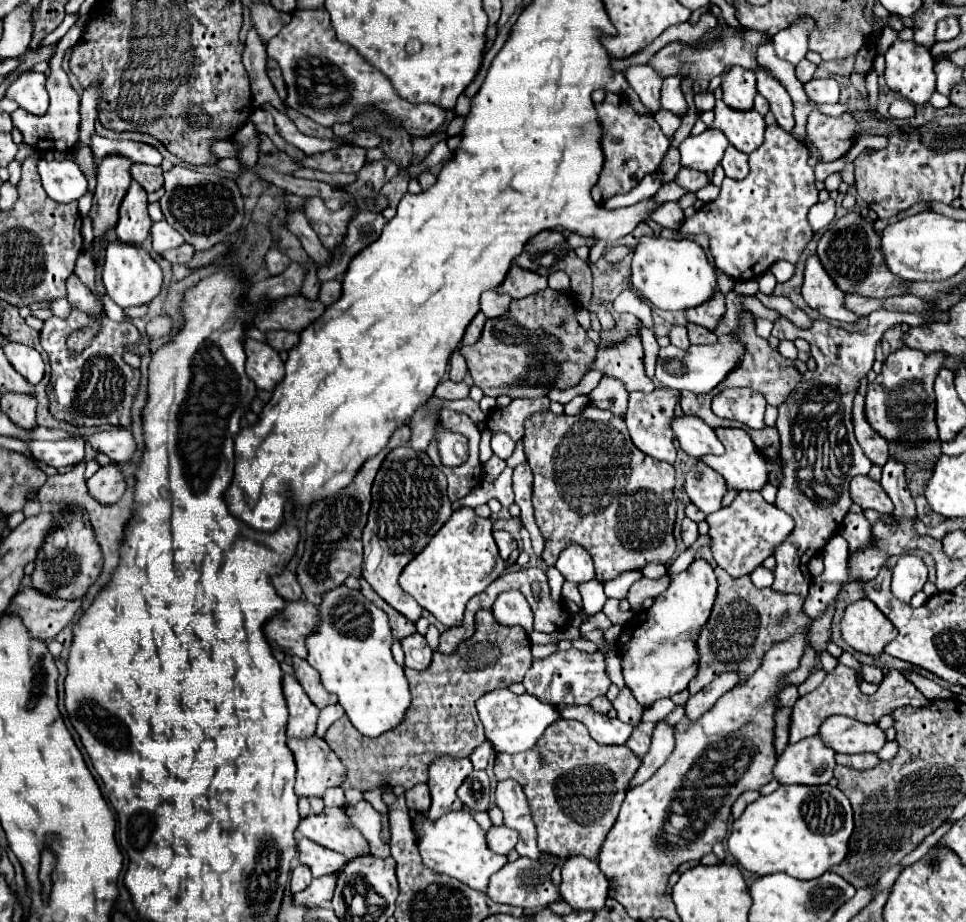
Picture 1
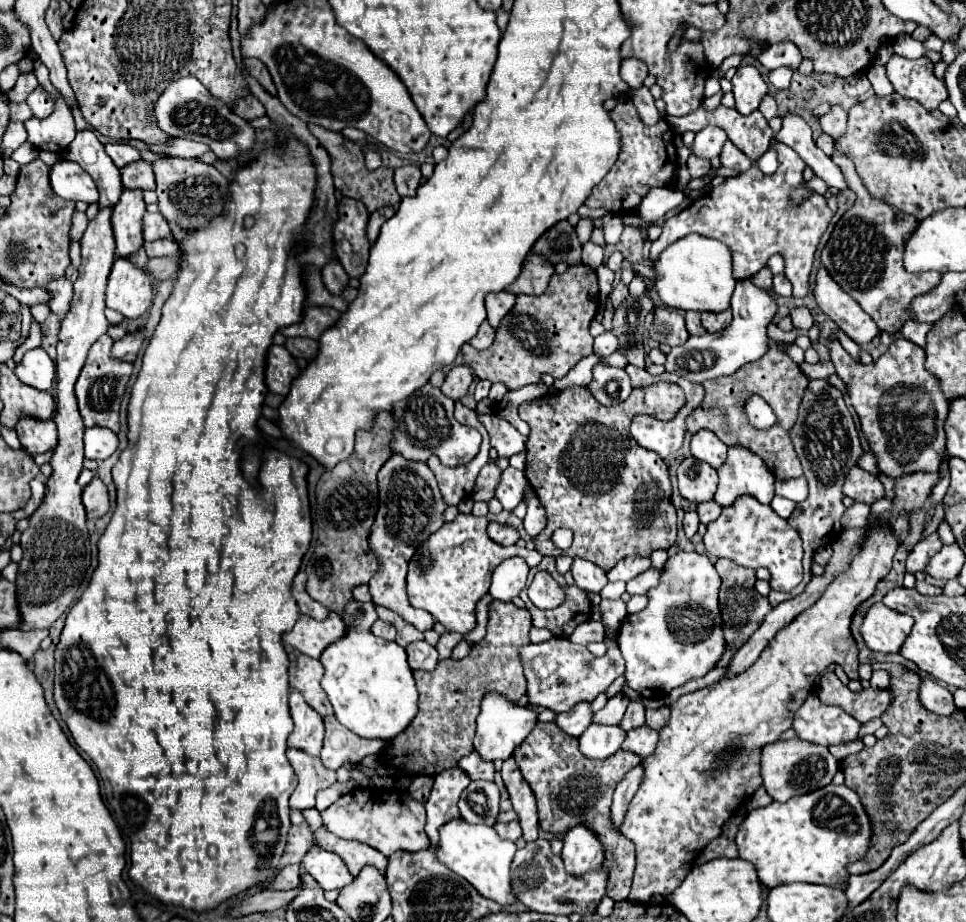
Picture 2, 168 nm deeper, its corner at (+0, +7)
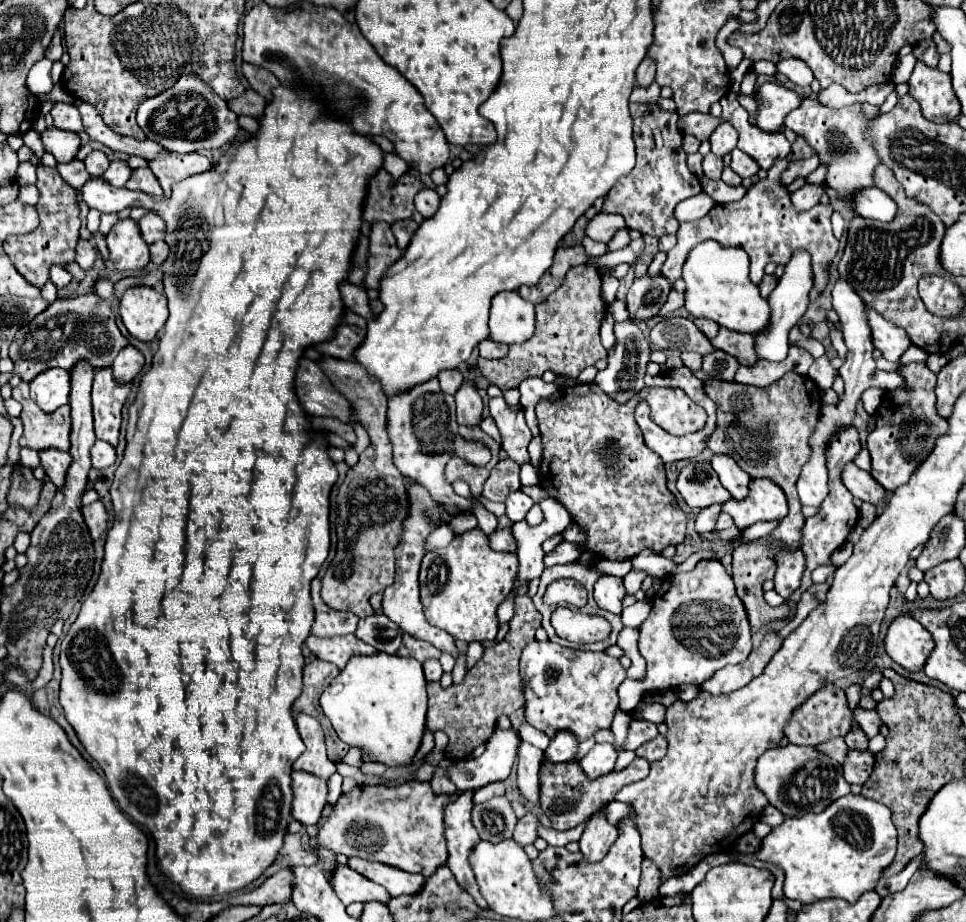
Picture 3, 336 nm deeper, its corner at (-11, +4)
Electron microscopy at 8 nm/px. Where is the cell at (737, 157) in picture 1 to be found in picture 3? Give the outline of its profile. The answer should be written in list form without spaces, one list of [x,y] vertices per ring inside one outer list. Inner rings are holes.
[[[740,149],[732,151],[732,163],[730,163],[730,167],[740,177],[752,177],[752,175],[756,175],[760,171],[758,163],[750,155],[746,155],[744,151],[740,151]]]

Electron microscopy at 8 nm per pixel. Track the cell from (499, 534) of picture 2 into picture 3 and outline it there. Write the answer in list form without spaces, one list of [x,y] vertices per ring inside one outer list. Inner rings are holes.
[[[496,529],[490,535],[490,547],[494,551],[504,551],[504,553],[516,553],[516,541],[512,535],[512,529]]]

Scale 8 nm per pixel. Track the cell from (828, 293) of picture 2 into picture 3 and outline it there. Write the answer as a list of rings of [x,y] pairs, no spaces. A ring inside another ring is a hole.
[[[868,309],[868,319],[870,319],[870,327],[872,327],[872,341],[874,347],[882,351],[884,359],[888,361],[898,361],[904,351],[912,345],[912,341],[906,337],[904,329],[900,329],[898,325],[892,325],[890,321],[886,321],[880,313]]]

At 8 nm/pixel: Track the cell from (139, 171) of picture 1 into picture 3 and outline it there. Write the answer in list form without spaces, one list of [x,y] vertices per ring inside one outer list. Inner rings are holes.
[[[140,167],[140,169],[132,171],[132,177],[128,179],[126,189],[138,189],[138,191],[144,191],[152,197],[164,195],[164,191],[160,189],[160,183],[156,181],[156,177],[152,175],[152,171],[148,167]]]

